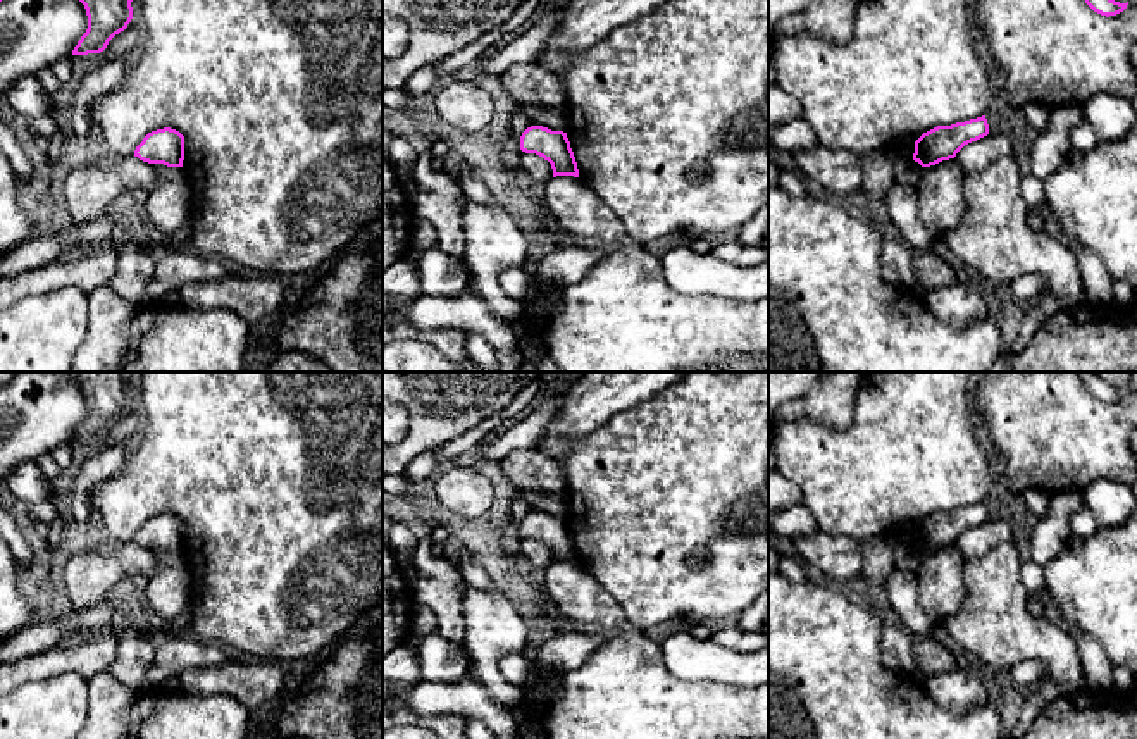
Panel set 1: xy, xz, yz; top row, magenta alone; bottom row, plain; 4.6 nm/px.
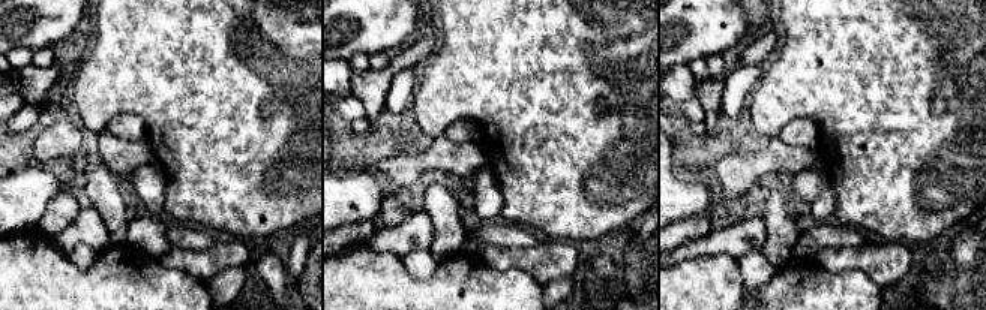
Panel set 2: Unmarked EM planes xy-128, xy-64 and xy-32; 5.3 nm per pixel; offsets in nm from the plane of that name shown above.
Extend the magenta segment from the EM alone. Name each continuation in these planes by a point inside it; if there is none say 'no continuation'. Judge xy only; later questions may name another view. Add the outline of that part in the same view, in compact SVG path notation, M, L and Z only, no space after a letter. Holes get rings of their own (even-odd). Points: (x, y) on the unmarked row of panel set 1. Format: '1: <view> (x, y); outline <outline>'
no continuation

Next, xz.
no continuation

